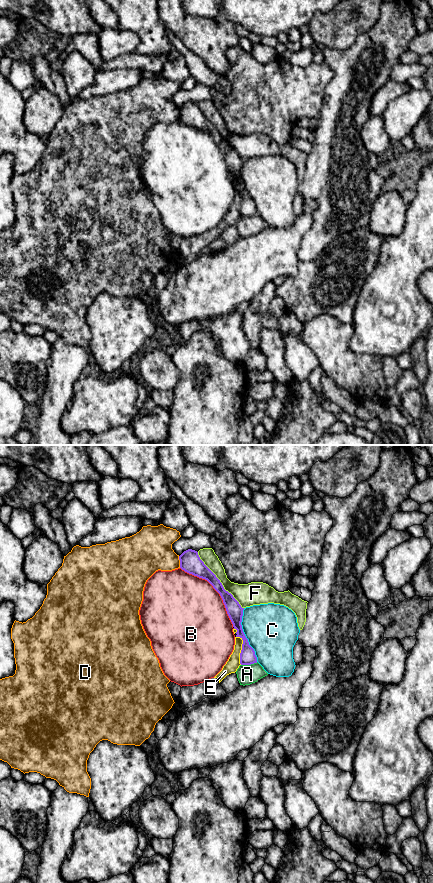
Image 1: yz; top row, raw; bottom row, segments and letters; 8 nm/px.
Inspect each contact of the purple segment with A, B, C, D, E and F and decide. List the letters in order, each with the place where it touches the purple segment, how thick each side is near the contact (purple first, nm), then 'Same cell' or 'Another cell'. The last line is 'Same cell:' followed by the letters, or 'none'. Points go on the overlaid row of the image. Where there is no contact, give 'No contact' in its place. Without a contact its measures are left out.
A: Touches purple at yz (249, 664). Thickness 130 nm (purple) against 160 nm. Another cell
B: Touches purple at yz (215, 589). Thickness 140 nm (purple) against 500 nm. Another cell
C: Touches purple at yz (244, 635). Thickness 130 nm (purple) against 420 nm. Another cell
D: Touches purple at yz (180, 562). Thickness 170 nm (purple) against 320 nm. Another cell
E: Touches purple at yz (242, 649). Thickness 130 nm (purple) against 110 nm. Another cell
F: Touches purple at yz (219, 581). Thickness 150 nm (purple) against 180 nm. Another cell
Same cell: none

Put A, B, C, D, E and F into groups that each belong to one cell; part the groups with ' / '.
A / B / C / D / E / F

